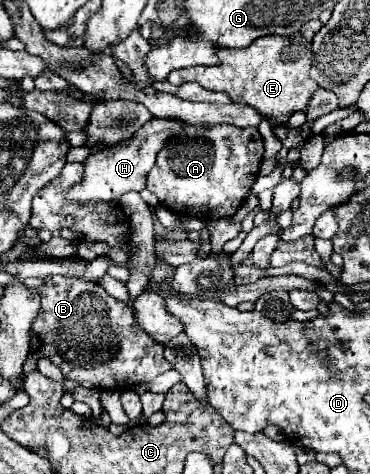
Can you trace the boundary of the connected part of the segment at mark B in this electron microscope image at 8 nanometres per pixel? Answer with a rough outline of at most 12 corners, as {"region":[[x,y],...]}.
{"region":[[100,284],[40,292],[32,332],[68,380],[100,390],[172,368]]}

